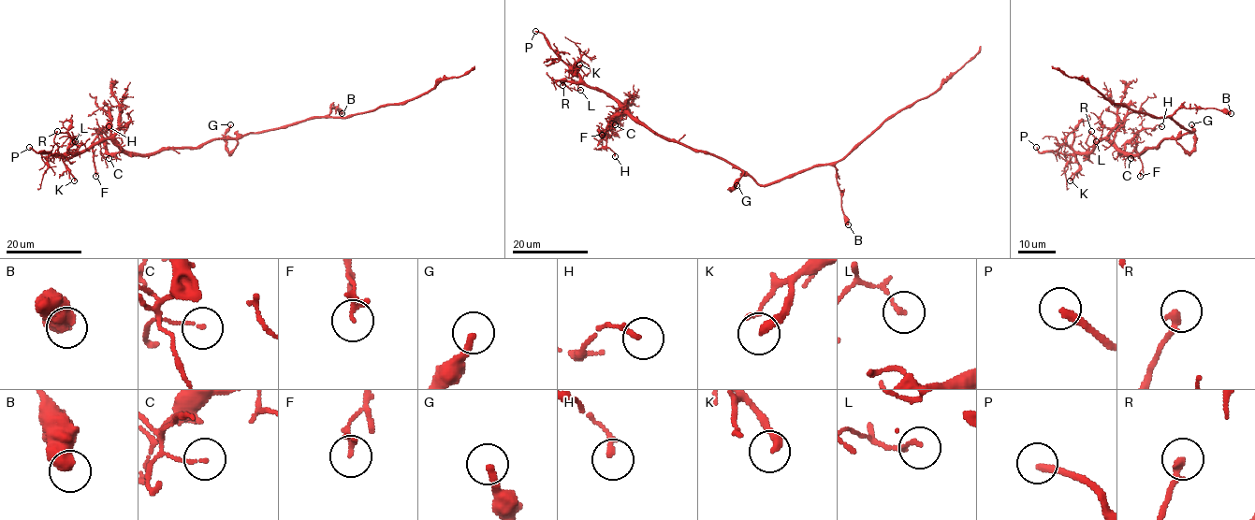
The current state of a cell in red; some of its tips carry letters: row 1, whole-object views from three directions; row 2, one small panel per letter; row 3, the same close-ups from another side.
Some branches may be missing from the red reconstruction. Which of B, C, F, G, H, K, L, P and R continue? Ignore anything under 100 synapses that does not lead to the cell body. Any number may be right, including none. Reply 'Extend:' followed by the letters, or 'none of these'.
Extend: P

